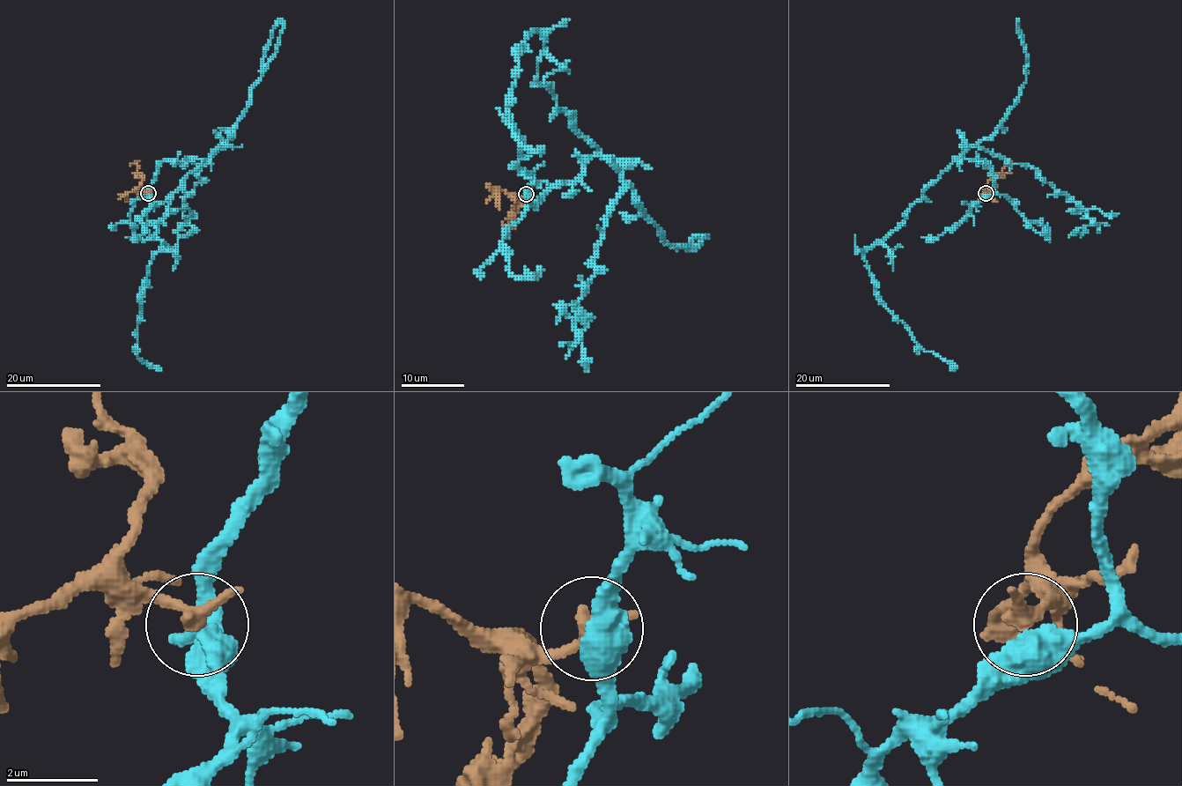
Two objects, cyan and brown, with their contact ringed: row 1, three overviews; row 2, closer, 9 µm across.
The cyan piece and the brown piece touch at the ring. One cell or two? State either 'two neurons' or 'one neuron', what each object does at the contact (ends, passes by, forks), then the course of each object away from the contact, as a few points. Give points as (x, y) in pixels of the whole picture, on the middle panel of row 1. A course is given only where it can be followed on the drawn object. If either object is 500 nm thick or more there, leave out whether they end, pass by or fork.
two neurons; course cyan (527, 195), (528, 205), (572, 183), (596, 152), (536, 78), (536, 30), (520, 44), (508, 123), (542, 148); course brown (525, 195), (516, 196), (519, 207), (513, 215), (513, 221), (508, 225), (501, 223)

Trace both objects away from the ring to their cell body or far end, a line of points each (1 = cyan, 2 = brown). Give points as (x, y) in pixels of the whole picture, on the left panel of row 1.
1: (149, 194), (163, 160), (201, 160), (156, 225), (160, 248), (144, 283), (134, 352), (160, 371)
2: (147, 194), (141, 189), (143, 177), (137, 171), (137, 164), (134, 161), (129, 165)

